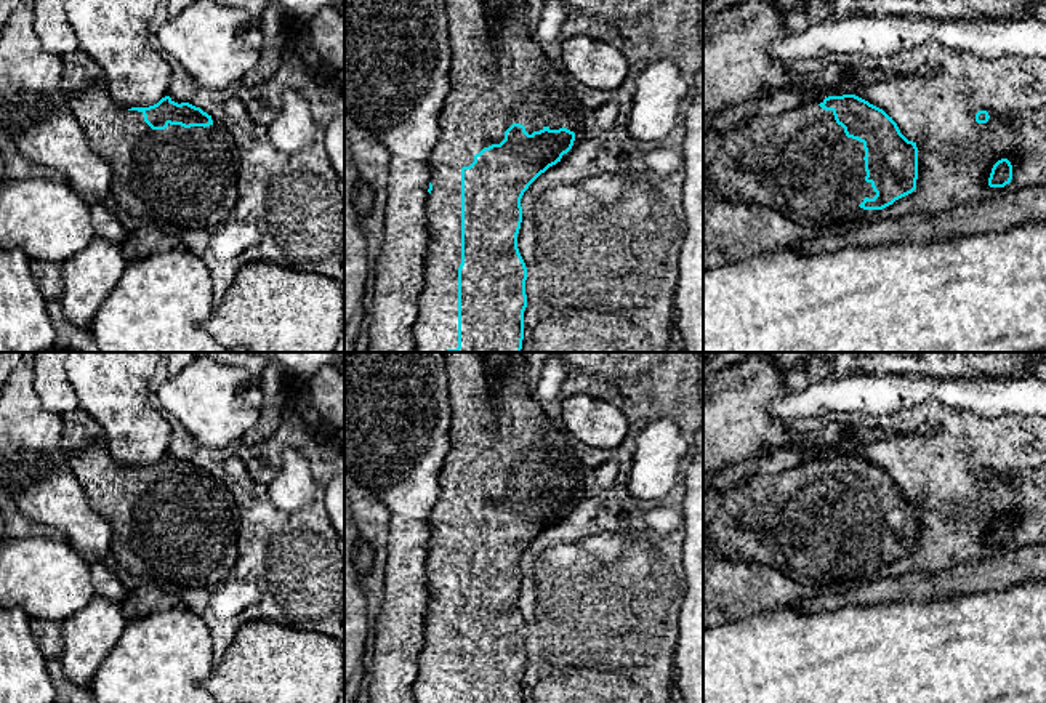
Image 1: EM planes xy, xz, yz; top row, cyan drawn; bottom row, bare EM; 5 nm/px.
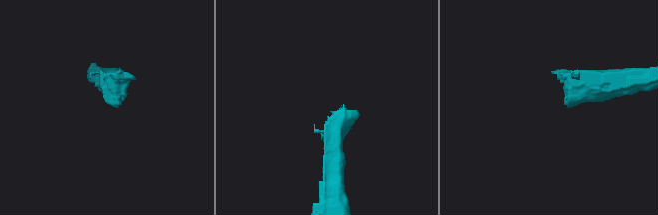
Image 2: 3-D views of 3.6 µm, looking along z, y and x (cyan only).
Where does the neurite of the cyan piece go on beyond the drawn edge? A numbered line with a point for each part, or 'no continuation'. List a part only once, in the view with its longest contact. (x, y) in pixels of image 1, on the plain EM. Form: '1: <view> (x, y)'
1: xz (498, 433)

